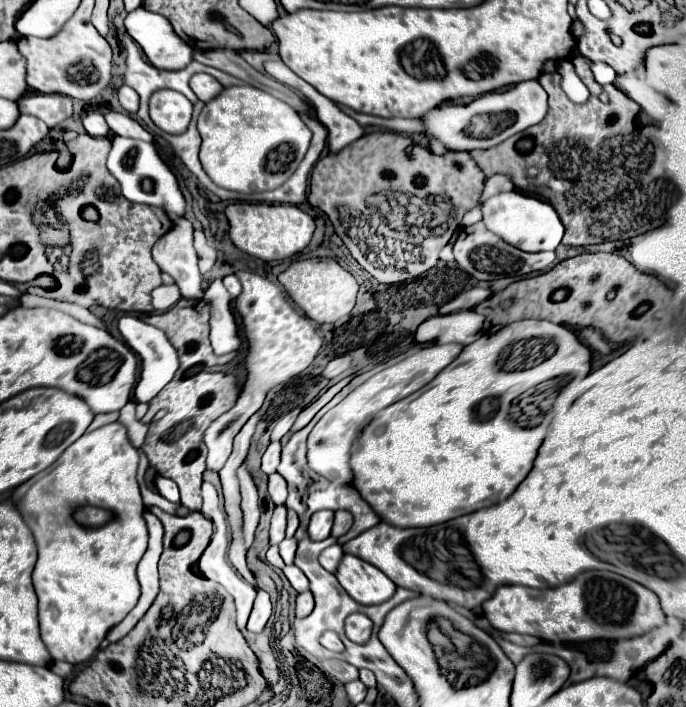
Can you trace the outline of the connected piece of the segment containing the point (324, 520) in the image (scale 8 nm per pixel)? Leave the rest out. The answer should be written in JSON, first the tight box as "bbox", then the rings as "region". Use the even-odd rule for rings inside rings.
{"bbox":[308,510,334,540],"region":[[[320,510],[320,512],[312,514],[310,524],[308,524],[308,536],[312,540],[328,538],[330,536],[330,528],[332,528],[332,518],[334,518],[332,510]]]}

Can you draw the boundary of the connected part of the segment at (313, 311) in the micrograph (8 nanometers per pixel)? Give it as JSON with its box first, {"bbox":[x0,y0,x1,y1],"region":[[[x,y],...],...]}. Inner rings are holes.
{"bbox":[278,258,358,324],"region":[[[332,258],[296,260],[278,276],[278,282],[284,286],[292,302],[302,308],[304,314],[316,324],[328,324],[340,320],[342,316],[348,316],[354,308],[358,292],[358,282],[354,280],[354,276]]]}

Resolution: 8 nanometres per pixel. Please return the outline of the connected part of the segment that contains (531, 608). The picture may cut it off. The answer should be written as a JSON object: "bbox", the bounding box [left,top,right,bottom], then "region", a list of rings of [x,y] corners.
{"bbox":[482,572,666,642],"region":[[[582,572],[576,580],[562,584],[558,588],[524,588],[524,586],[500,586],[490,600],[482,604],[484,616],[490,624],[500,632],[518,632],[530,634],[544,642],[590,642],[590,640],[620,640],[620,638],[634,638],[638,634],[646,634],[652,628],[658,628],[666,622],[666,616],[660,608],[658,596],[644,588],[642,584],[628,580],[614,572]]]}

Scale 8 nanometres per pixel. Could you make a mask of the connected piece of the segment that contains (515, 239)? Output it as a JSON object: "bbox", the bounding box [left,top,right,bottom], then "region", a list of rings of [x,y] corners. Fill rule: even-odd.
{"bbox":[484,192,564,252],"region":[[[502,192],[484,202],[484,224],[490,232],[500,236],[504,242],[516,246],[524,252],[542,252],[542,250],[556,250],[556,246],[562,242],[564,226],[556,214],[556,210],[534,196],[522,194],[522,192]]]}

